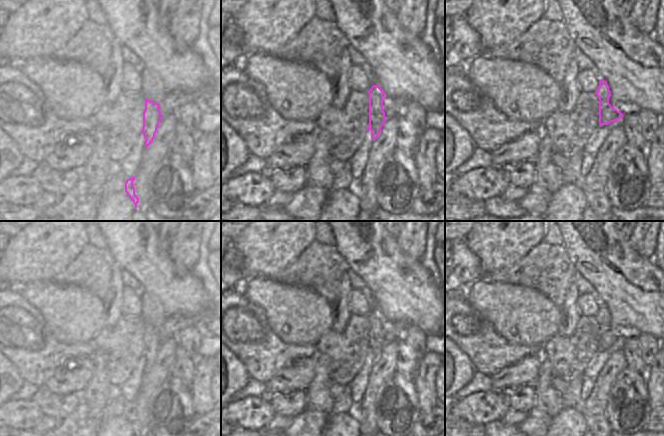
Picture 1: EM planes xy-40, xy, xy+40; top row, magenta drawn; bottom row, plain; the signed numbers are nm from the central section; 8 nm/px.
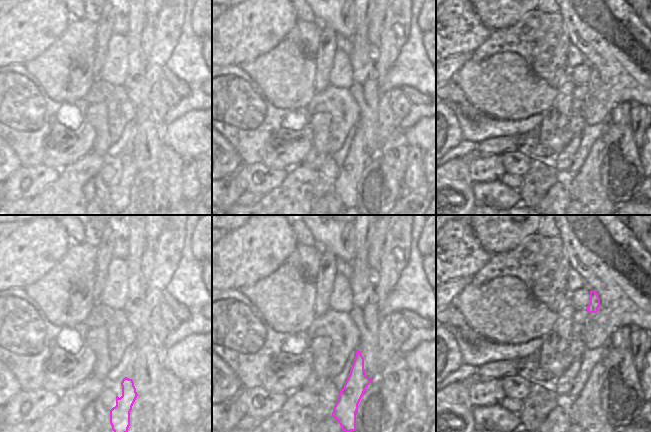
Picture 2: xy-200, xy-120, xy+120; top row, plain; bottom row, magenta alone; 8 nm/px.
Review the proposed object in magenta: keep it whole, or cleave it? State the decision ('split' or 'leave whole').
leave whole

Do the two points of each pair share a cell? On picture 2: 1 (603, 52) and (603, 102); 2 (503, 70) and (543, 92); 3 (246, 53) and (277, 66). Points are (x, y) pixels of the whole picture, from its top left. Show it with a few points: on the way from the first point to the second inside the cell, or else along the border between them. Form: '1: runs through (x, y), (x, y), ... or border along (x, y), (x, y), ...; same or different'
1: runs through (607, 64), (607, 90); same
2: runs through (513, 80), (525, 92), (533, 92); same
3: border along (276, 44), (266, 52), (239, 64); different

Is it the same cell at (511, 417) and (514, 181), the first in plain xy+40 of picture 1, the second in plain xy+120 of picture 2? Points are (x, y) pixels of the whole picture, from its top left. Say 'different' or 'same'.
same

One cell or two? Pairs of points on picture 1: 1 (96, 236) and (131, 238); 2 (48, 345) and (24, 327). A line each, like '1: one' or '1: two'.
1: two
2: one

